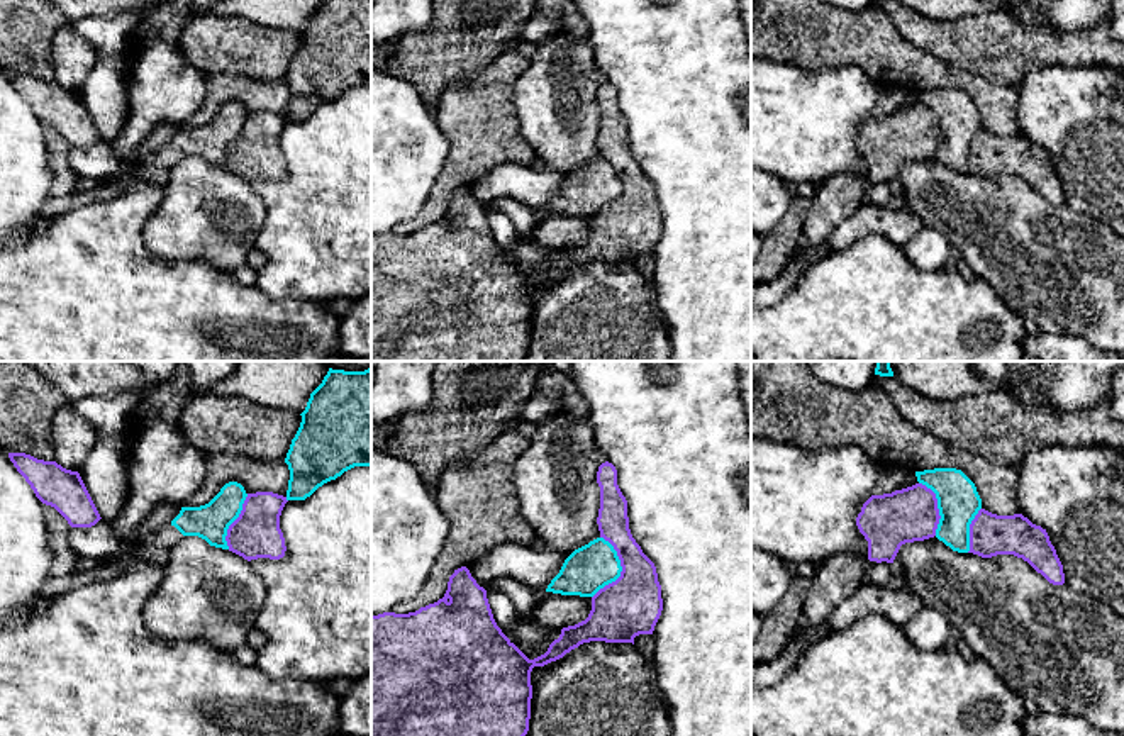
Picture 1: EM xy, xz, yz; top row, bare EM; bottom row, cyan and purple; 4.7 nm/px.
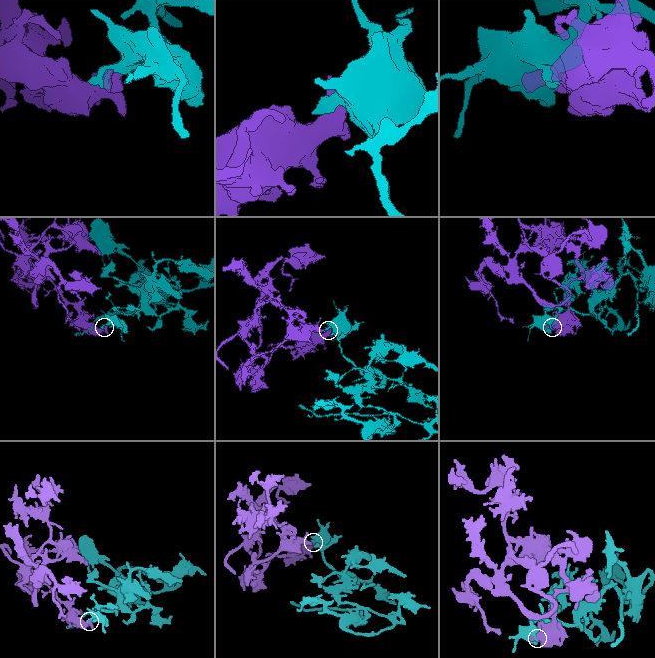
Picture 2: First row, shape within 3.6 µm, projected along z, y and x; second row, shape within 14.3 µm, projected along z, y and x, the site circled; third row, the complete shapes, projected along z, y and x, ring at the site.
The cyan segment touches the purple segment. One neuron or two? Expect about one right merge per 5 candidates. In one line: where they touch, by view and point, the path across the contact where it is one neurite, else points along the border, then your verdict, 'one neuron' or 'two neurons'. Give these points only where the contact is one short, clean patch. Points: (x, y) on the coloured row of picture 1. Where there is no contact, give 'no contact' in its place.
meets cyan in xz at (621, 570); one neuron

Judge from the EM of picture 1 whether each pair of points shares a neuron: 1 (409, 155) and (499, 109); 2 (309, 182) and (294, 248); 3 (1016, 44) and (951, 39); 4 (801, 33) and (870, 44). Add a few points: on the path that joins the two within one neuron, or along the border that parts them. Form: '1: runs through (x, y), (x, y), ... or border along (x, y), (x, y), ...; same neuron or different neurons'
1: border along (433, 109), (446, 141), (446, 160), (438, 175); different neurons
2: runs through (307, 199), (307, 231); same neuron
3: runs through (1001, 44), (967, 43); same neuron
4: runs through (817, 36), (853, 38); same neuron

